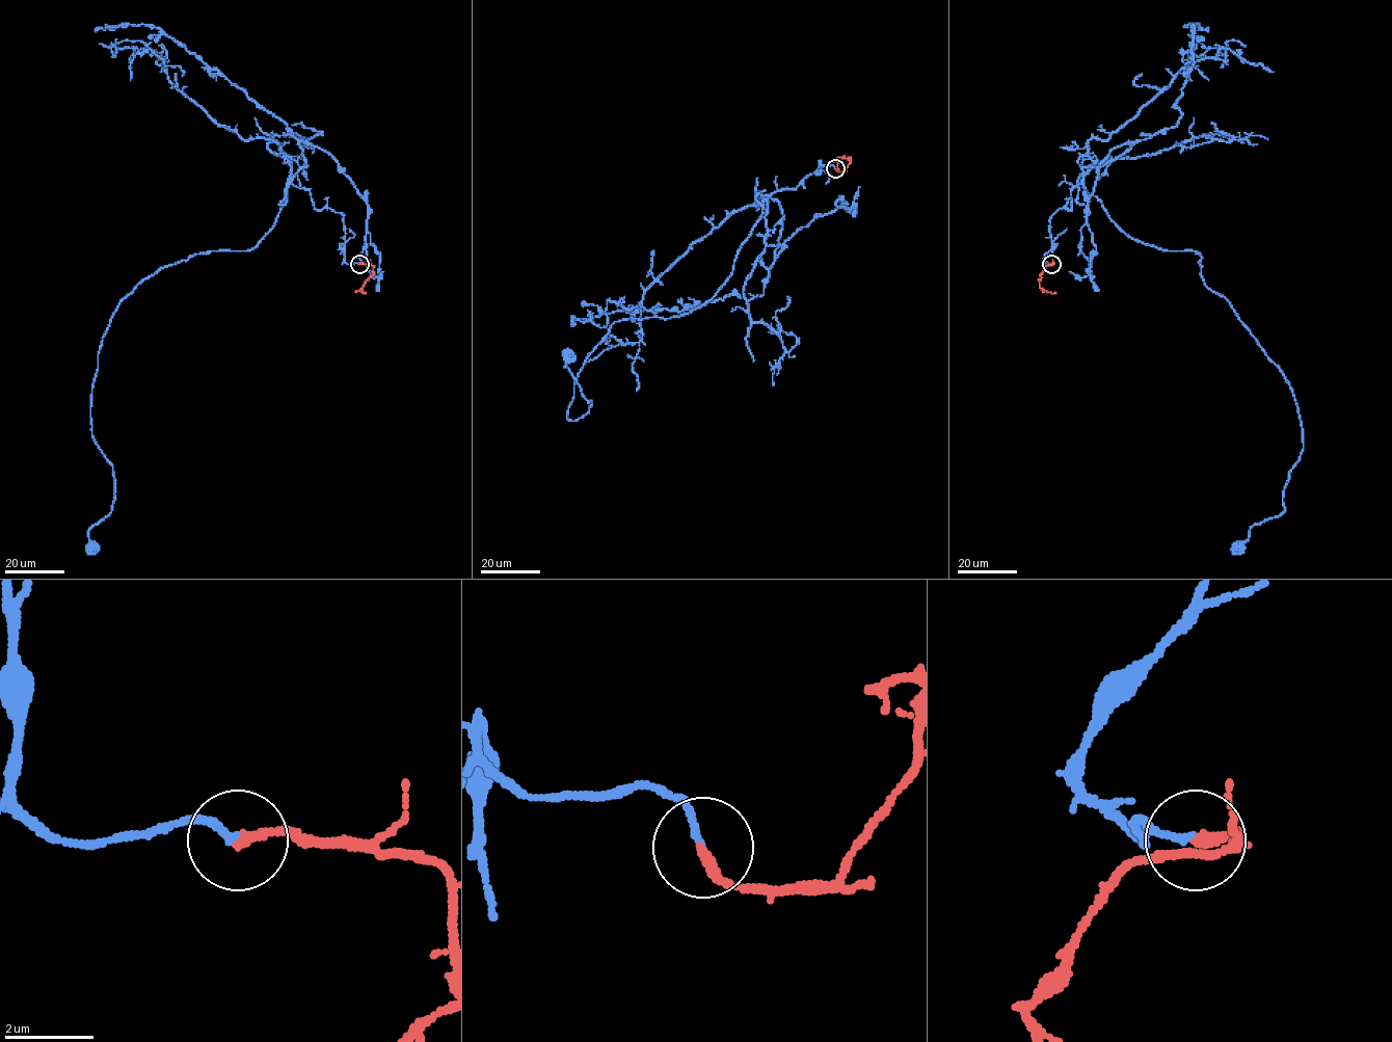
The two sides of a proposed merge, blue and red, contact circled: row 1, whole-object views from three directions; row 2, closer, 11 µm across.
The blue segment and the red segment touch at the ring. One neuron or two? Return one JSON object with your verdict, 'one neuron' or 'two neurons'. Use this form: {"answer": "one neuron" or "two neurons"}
{"answer": "one neuron"}

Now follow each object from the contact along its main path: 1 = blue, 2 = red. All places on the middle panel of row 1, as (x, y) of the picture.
1: (835, 168), (821, 161), (764, 198), (712, 298), (616, 321), (578, 373), (577, 420), (590, 400), (568, 357)
2: (835, 168), (842, 171), (850, 163), (849, 157), (836, 159), (842, 174)

